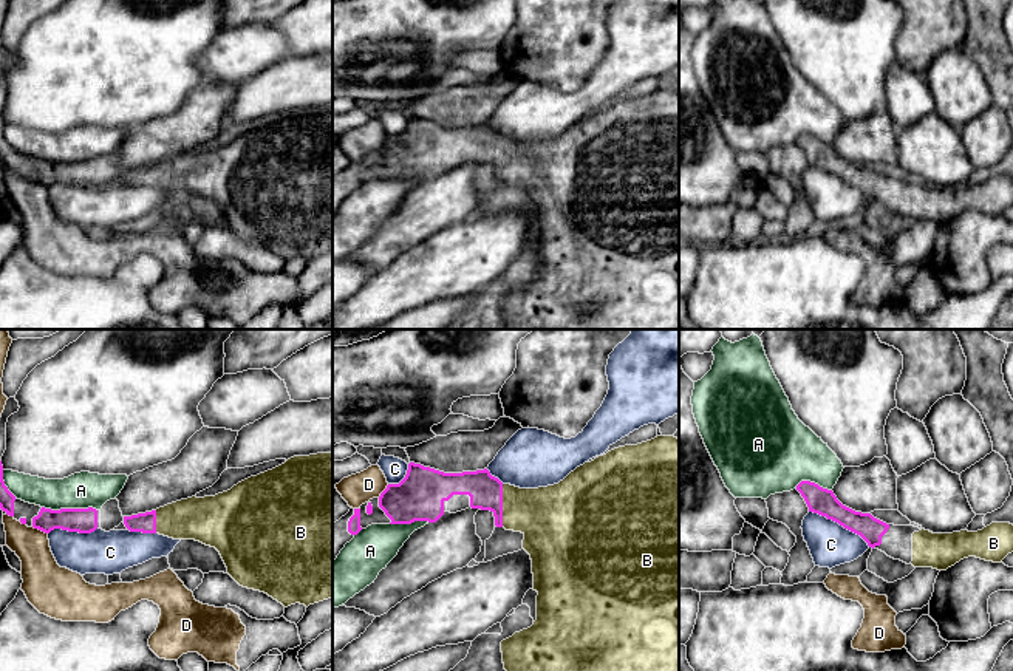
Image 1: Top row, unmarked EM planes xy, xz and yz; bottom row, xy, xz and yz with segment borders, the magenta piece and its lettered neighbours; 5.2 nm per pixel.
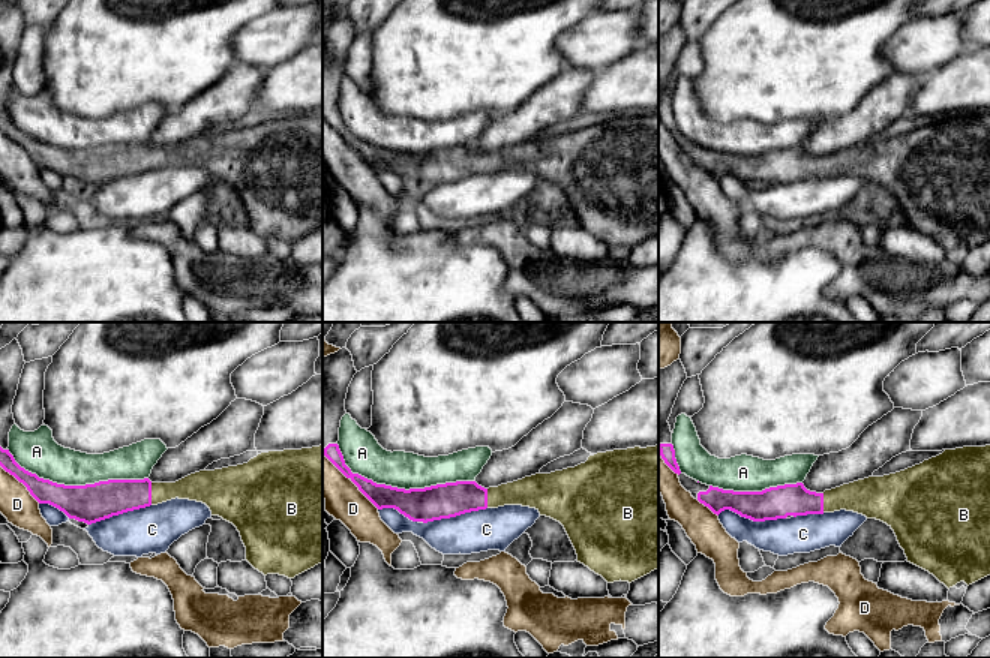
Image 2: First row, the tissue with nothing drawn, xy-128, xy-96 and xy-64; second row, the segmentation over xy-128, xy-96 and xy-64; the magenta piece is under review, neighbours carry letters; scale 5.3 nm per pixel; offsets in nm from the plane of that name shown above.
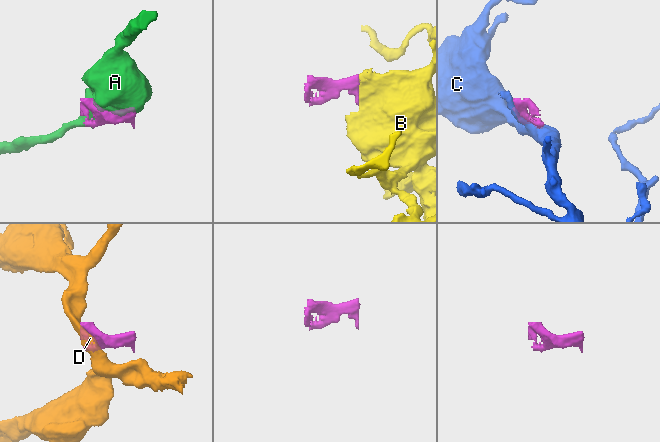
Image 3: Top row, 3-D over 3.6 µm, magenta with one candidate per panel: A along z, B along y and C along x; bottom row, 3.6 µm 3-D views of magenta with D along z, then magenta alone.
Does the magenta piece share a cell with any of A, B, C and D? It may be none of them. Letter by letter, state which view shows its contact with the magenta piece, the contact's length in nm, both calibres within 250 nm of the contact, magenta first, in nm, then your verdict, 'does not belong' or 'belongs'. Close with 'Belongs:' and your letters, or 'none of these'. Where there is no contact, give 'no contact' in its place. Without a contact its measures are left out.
A: xy | 280 nm | 130/190 nm | does not belong
B: xz | 220 nm | 180/320 nm | belongs
C: yz | 380 nm | 140/220 nm | does not belong
D: xy | 90 nm | 130/220 nm | does not belong
Belongs: B

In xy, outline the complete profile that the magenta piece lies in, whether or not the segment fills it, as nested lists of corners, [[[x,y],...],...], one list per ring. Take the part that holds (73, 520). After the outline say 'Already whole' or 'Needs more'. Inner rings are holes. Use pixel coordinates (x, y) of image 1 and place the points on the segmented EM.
[[[2,461],[0,509],[3,510],[3,515],[9,515],[22,524],[39,529],[45,533],[49,533],[54,529],[91,533],[97,529],[97,510],[93,507],[51,510],[17,499],[5,485]]]. Needs more

